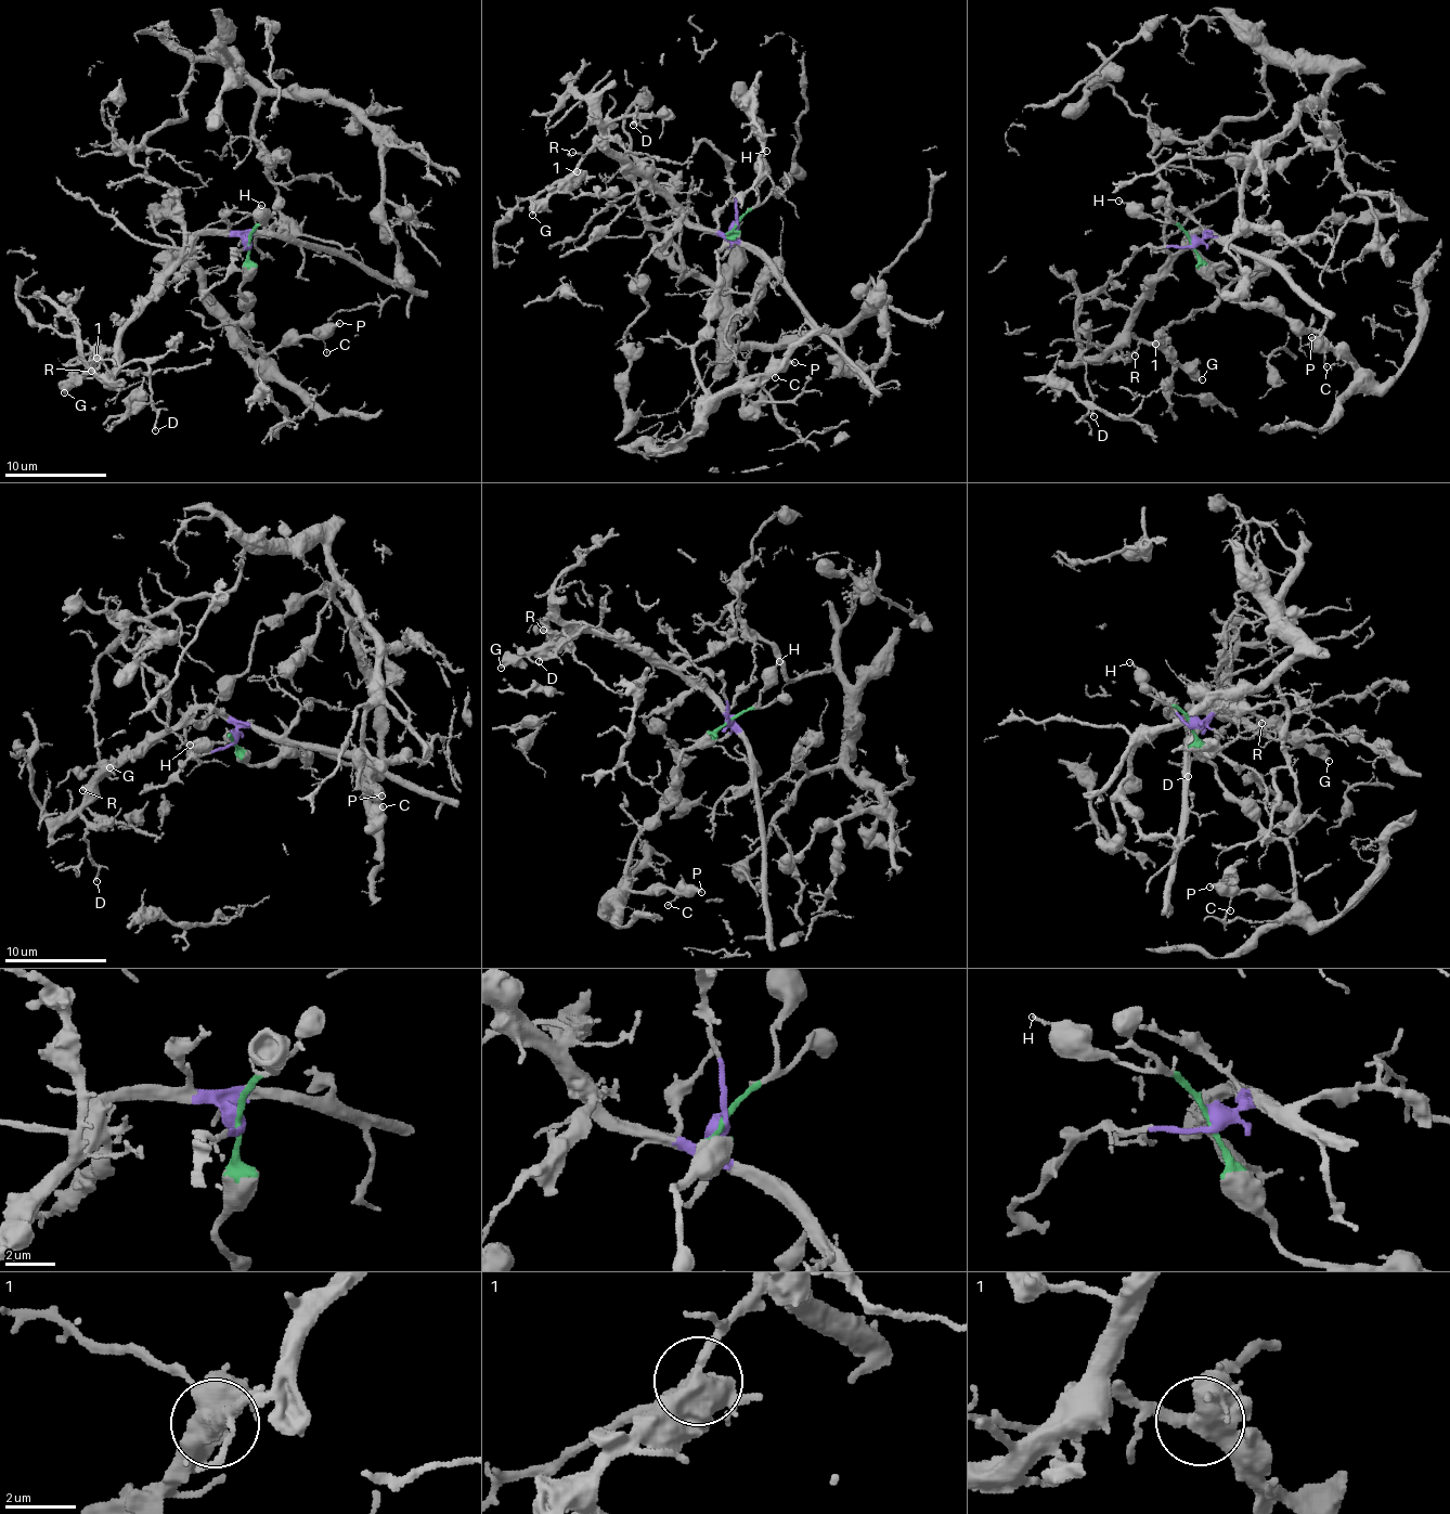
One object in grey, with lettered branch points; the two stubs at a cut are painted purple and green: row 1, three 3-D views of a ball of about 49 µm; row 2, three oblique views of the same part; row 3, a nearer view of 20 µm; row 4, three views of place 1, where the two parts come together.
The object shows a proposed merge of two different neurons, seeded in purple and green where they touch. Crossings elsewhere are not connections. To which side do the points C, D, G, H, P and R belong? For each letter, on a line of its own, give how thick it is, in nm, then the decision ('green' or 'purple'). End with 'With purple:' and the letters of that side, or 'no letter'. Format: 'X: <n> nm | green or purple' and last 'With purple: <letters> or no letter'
C: 100 nm | green
D: 160 nm | purple
G: 460 nm | purple
H: 120 nm | green
P: 360 nm | green
R: 150 nm | purple
With purple: D, G, R

